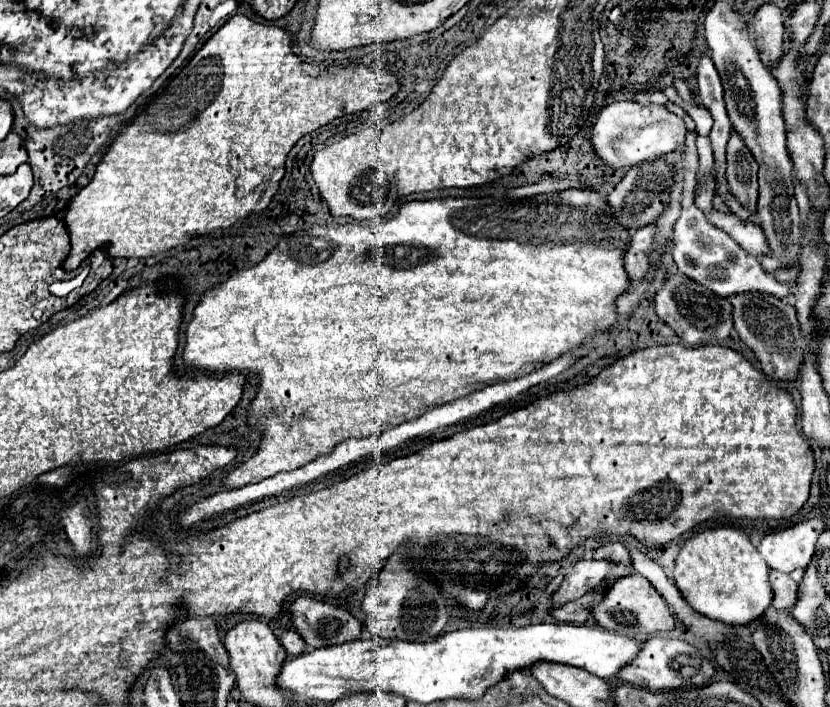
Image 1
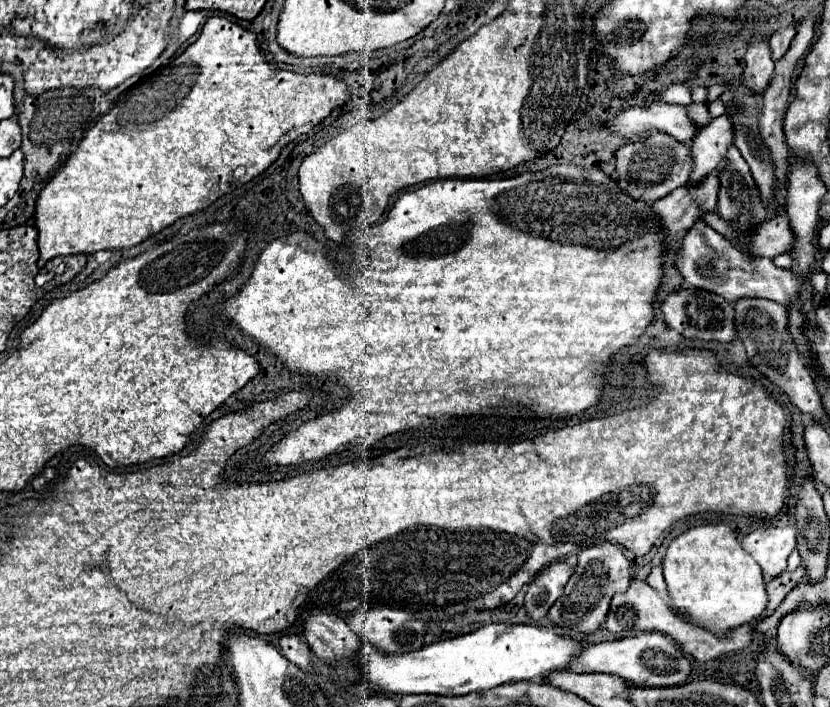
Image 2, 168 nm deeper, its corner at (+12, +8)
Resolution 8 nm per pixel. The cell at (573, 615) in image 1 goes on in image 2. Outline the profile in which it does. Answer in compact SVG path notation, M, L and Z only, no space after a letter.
M604 542L584 548L578 554L578 564L580 570L576 570L574 576L568 580L562 598L558 598L558 602L550 608L548 616L560 628L570 628L574 632L590 636L604 624L612 596L616 592L626 592L630 584L630 570L628 570L630 562L622 554L620 546Z

